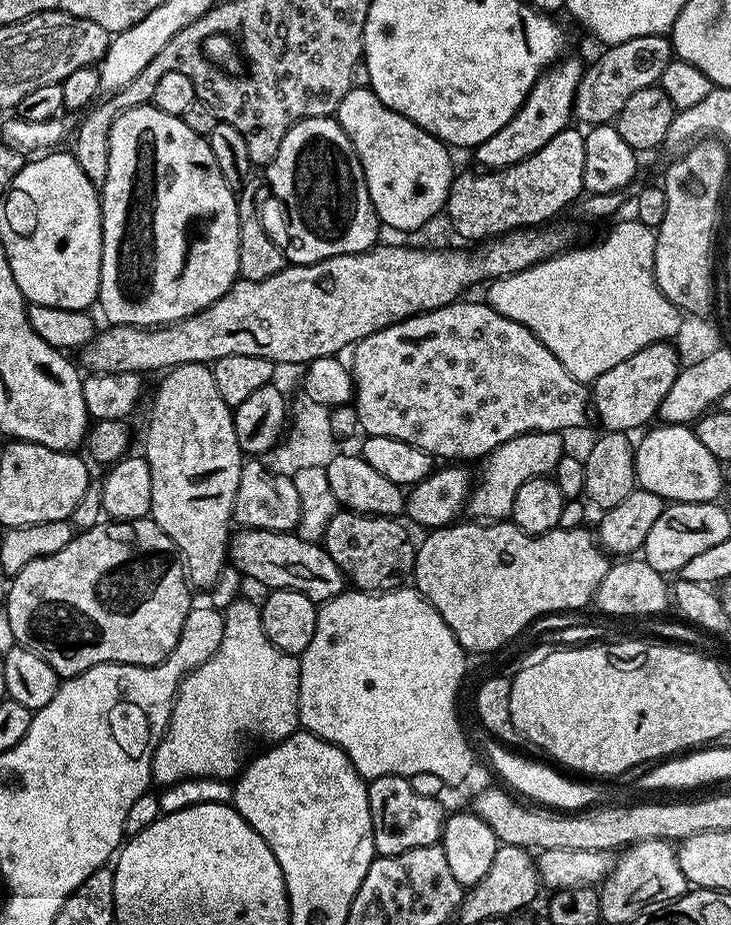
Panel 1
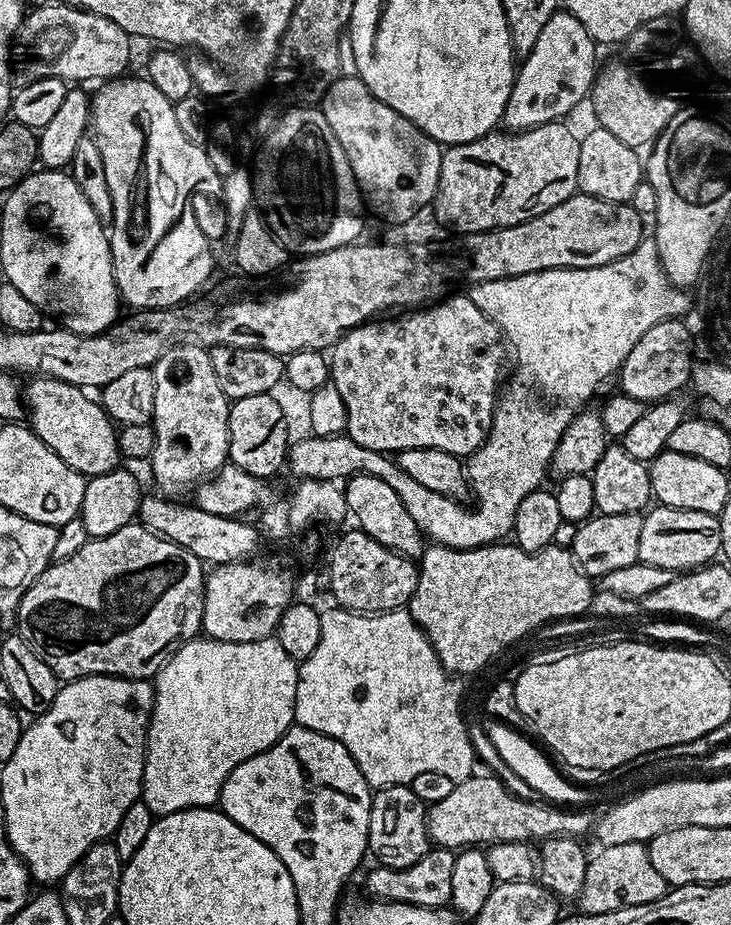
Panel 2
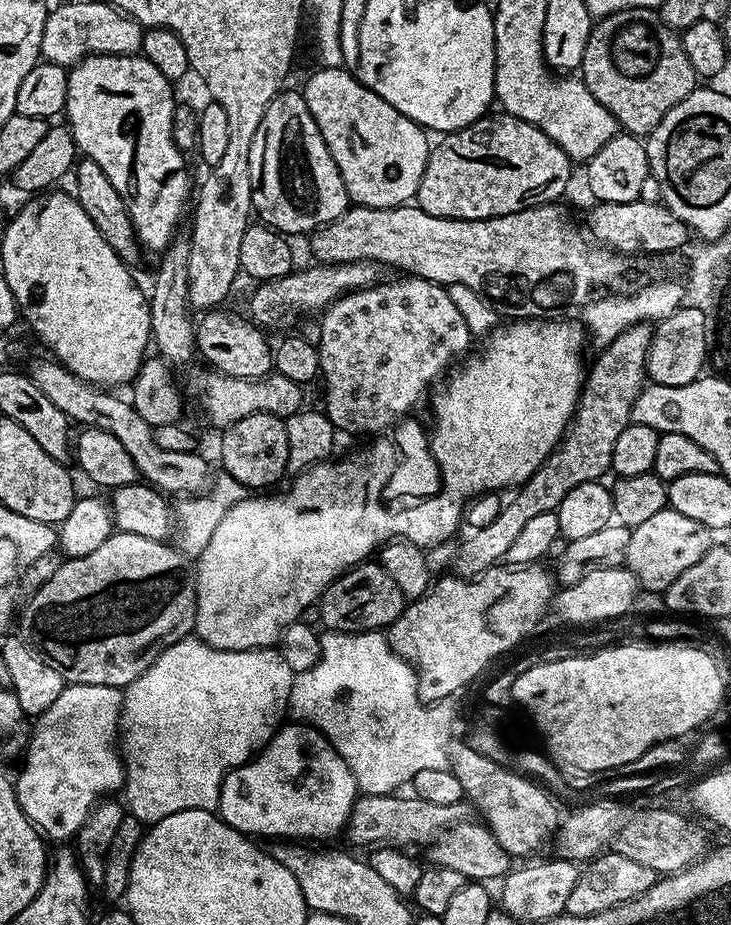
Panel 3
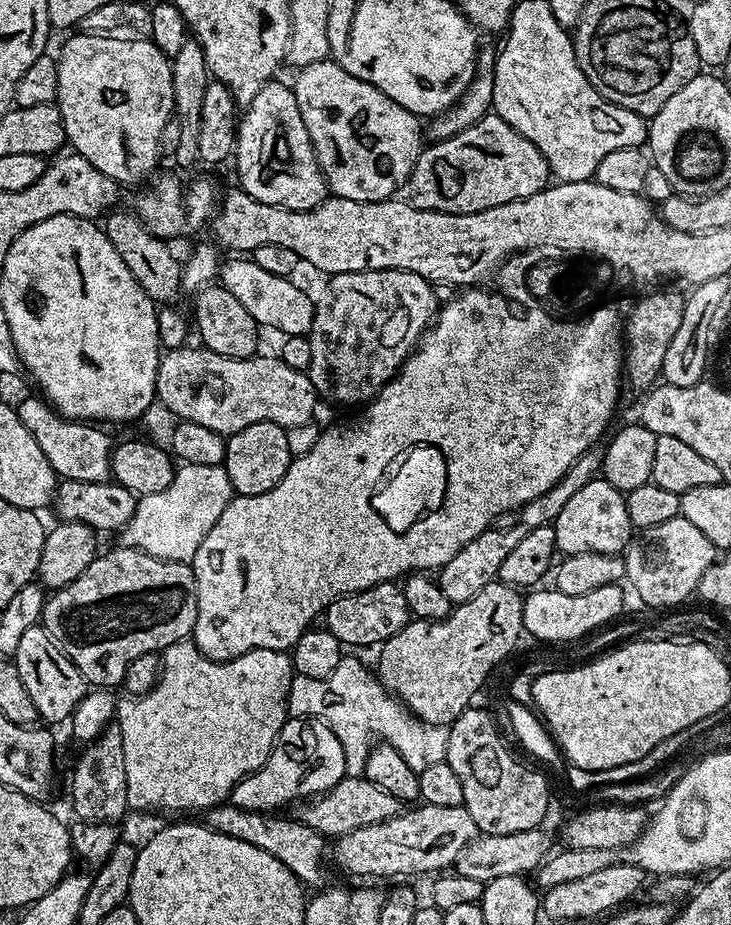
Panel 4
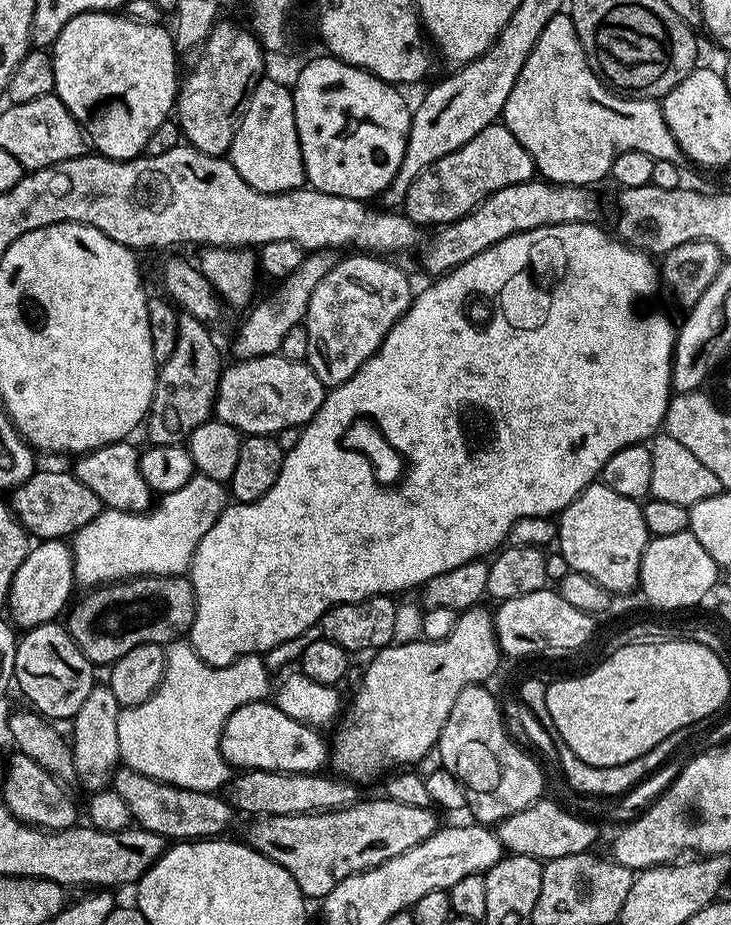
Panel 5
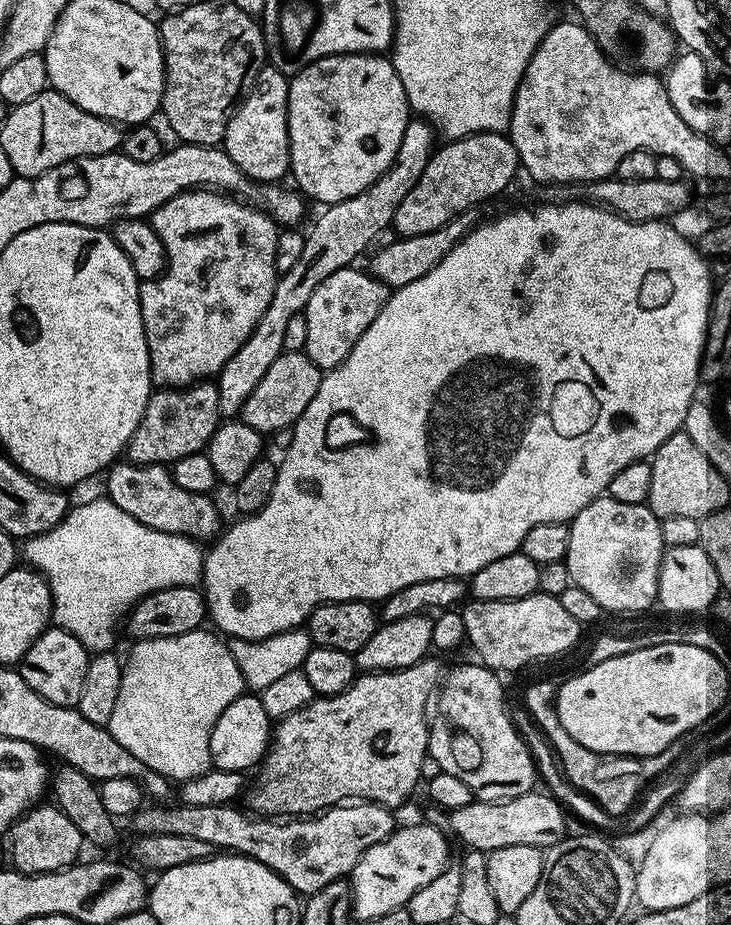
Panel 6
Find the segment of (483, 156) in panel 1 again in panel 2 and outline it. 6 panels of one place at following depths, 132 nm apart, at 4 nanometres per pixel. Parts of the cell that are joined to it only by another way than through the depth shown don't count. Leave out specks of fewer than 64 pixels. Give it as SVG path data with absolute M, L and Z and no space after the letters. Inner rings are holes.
M558 10L542 26L534 50L519 61L516 81L510 90L506 110L502 121L505 129L524 132L528 128L537 128L543 124L555 124L563 121L580 103L589 99L592 84L596 80L598 45L591 34L566 10Z

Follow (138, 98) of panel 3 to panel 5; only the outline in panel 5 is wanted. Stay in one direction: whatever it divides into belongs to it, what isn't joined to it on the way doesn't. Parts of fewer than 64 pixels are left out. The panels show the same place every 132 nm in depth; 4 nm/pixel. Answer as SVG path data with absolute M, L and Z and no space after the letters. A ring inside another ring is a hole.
M115 11L87 12L70 18L70 22L66 22L66 26L62 26L62 34L58 34L58 38L50 45L52 61L54 62L54 86L56 87L54 95L64 103L66 110L70 110L70 114L74 114L74 118L80 122L81 128L84 129L85 137L90 141L91 147L101 156L111 160L136 159L137 156L144 152L146 142L150 139L150 134L154 134L154 129L157 126L162 126L162 122L173 115L178 91L178 75L176 76L178 53L173 33L169 29L167 32L164 27L163 23L158 23L154 26L133 24L131 20L117 14Z

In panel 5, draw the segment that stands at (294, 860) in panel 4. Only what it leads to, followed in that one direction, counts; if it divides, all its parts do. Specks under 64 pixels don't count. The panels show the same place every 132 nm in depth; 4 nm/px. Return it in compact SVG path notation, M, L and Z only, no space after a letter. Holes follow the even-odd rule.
M127 766L117 767L110 786L120 793L122 802L130 806L130 814L139 827L163 836L168 842L223 837L234 817L234 809L223 795L179 788L146 774L138 774L138 770Z

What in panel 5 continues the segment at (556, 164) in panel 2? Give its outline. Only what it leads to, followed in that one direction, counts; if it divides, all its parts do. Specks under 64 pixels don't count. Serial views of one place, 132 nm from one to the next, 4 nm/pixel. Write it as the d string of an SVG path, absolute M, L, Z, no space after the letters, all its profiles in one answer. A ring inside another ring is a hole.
M497 122L486 126L482 134L474 134L474 138L470 138L466 146L454 150L454 154L446 154L446 158L438 158L438 162L422 170L406 194L402 211L418 226L452 224L477 208L487 196L494 194L494 190L533 179L535 172L536 163L522 142L518 142L503 123Z

